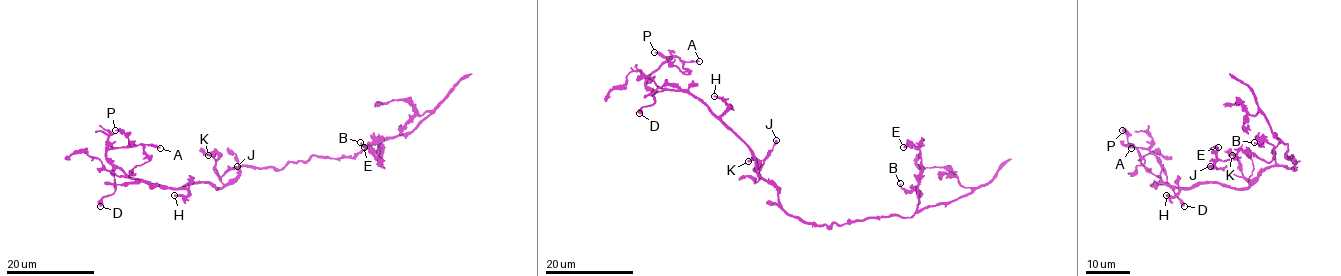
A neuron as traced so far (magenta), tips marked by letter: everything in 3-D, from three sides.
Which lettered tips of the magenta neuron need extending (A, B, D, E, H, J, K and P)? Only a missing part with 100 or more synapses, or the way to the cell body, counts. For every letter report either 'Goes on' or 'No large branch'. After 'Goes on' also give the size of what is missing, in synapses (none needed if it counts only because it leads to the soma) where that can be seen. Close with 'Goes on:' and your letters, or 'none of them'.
A: No large branch
B: No large branch
D: No large branch
E: No large branch
H: No large branch
J: No large branch
K: No large branch
P: No large branch
Goes on: none of them

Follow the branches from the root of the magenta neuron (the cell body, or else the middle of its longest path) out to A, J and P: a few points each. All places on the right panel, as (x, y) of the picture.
A: (1272, 166), (1245, 188), (1217, 183), (1173, 188), (1161, 179), (1161, 163), (1153, 154), (1131, 148)
J: (1272, 166), (1251, 184), (1243, 177), (1210, 166)
P: (1272, 166), (1245, 188), (1217, 183), (1173, 188), (1161, 179), (1160, 161), (1148, 150), (1134, 148), (1122, 130)

